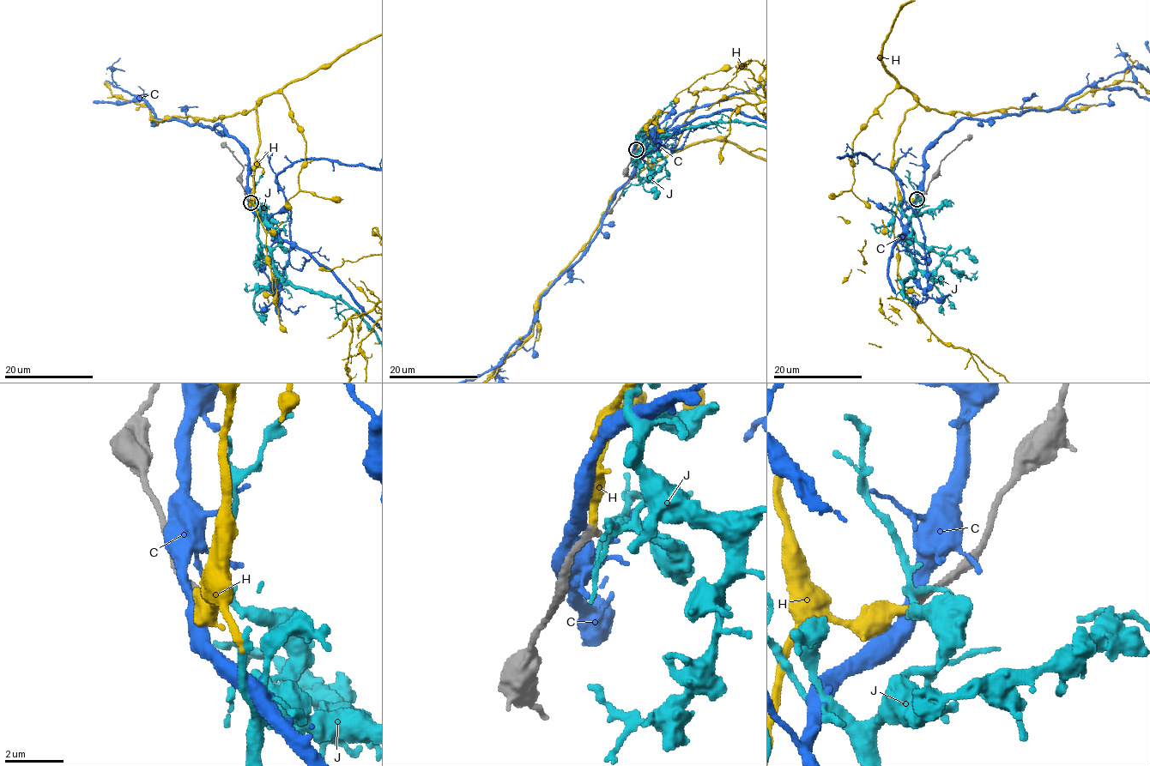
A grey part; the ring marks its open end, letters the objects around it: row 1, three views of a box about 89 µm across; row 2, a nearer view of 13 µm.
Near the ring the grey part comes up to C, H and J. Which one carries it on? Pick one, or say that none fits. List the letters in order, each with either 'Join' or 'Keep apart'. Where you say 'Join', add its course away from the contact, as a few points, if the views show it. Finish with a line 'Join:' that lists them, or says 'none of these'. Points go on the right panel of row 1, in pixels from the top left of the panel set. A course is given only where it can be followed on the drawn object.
C: Keep apart
H: Join
J: Keep apart
Join: H

